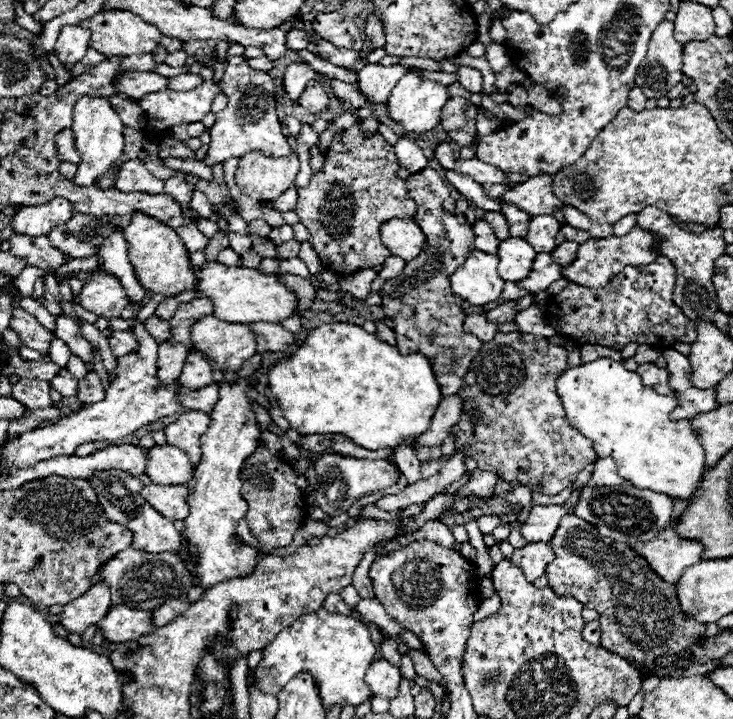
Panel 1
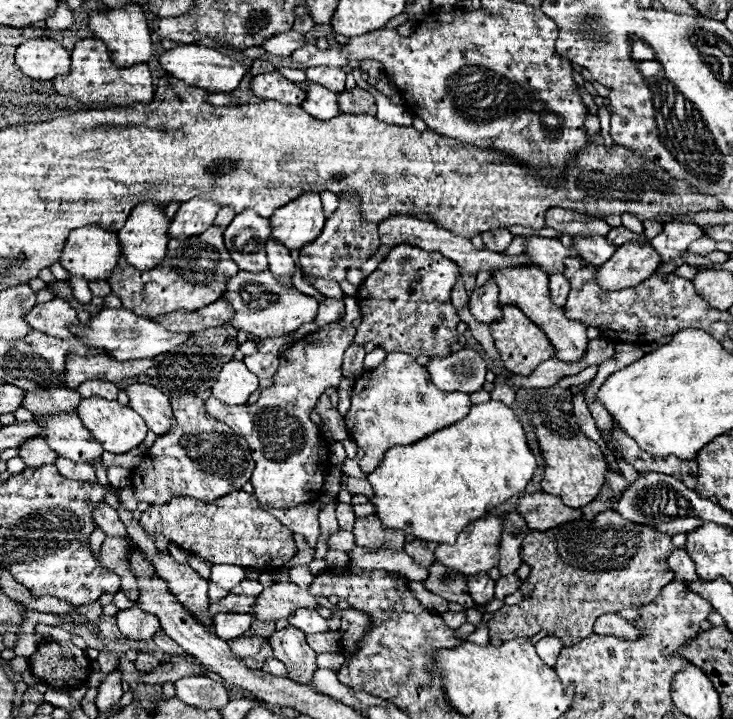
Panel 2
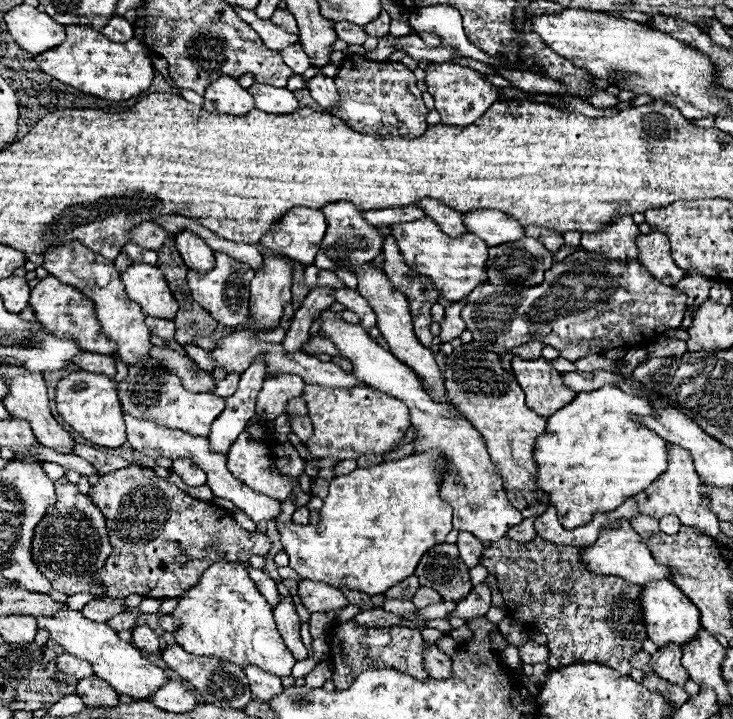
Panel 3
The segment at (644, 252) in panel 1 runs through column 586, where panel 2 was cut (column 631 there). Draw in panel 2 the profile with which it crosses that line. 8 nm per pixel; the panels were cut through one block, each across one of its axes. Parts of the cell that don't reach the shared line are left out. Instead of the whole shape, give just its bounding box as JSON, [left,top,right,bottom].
[596,240,660,290]

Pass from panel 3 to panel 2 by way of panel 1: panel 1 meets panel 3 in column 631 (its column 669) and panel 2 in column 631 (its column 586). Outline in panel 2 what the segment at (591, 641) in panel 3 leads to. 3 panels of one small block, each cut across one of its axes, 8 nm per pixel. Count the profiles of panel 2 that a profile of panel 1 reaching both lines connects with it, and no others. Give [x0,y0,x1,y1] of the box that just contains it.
[488,512,676,648]

